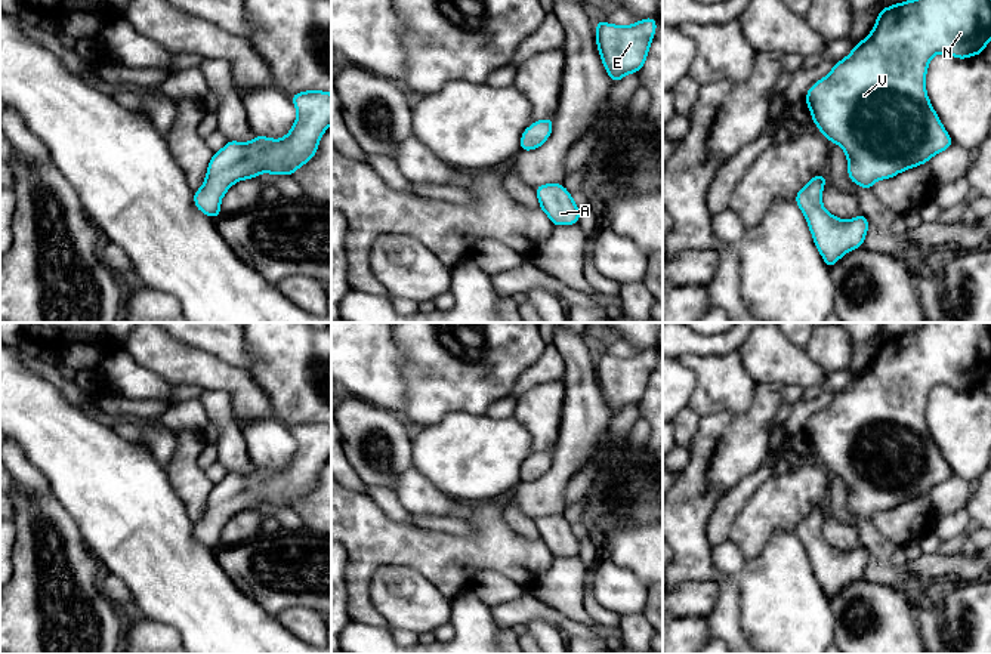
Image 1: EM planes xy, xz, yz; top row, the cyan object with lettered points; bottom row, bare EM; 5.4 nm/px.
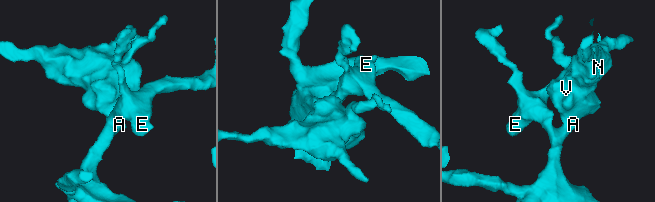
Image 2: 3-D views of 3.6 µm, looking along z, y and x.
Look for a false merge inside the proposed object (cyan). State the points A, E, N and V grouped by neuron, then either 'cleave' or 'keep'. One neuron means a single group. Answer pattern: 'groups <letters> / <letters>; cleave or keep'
groups A E N V; keep

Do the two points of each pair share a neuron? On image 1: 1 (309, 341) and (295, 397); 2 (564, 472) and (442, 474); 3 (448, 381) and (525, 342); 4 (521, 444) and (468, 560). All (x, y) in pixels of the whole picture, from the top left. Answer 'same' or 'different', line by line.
1: same
2: different
3: same
4: different

